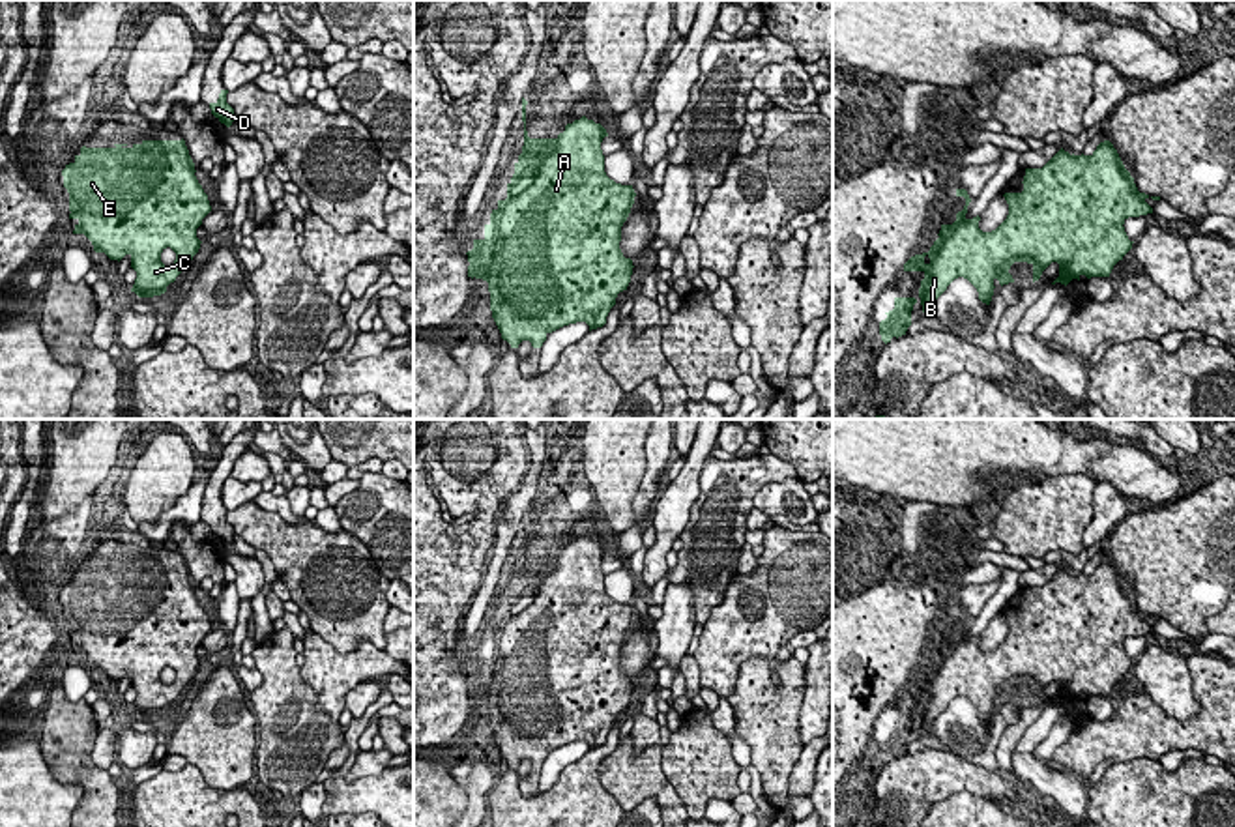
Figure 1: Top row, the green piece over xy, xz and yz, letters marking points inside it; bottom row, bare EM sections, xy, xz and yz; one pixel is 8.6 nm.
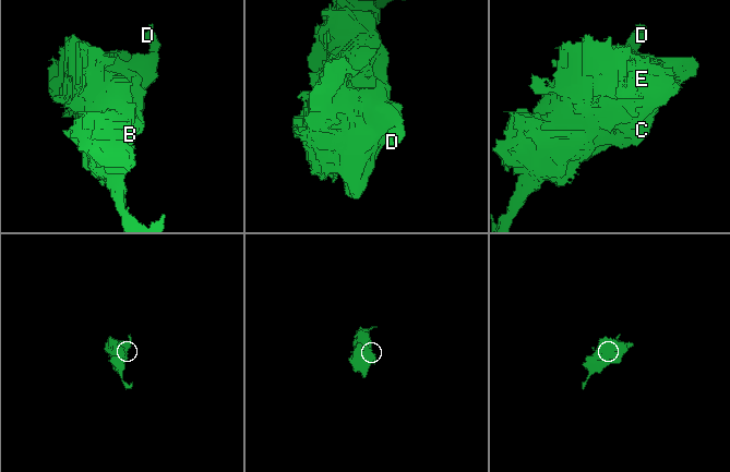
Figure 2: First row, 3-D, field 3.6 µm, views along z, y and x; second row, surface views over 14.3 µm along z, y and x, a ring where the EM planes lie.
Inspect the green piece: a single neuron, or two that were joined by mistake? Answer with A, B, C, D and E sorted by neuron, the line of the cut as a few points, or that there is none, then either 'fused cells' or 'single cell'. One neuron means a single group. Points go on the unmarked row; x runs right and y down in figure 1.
A B C D E | no cut | single cell

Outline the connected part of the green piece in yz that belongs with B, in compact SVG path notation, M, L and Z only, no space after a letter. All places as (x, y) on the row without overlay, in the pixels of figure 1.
M1110 559L1100 561L1091 574L1070 574L1061 567L1042 588L1025 588L1022 602L1022 612L1003 614L1009 634L992 651L979 647L979 634L966 636L971 617L966 608L956 608L956 616L966 617L956 640L941 644L939 657L928 672L915 674L904 683L904 690L924 692L919 722L926 735L936 733L936 718L958 696L967 698L977 707L979 718L990 724L995 698L1001 705L1014 702L1009 692L1014 681L1033 685L1033 702L1052 681L1059 683L1059 696L1052 704L1067 705L1072 698L1080 700L1082 694L1087 698L1110 696L1113 685L1123 679L1134 662L1125 651L1125 640L1153 632L1153 627L1145 621L1149 614L1138 610L1134 597Z

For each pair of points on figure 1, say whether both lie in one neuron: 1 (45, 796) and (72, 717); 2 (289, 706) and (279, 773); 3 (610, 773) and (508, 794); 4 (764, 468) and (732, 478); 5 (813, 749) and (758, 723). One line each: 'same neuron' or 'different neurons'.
1: different neurons
2: same neuron
3: different neurons
4: same neuron
5: different neurons

